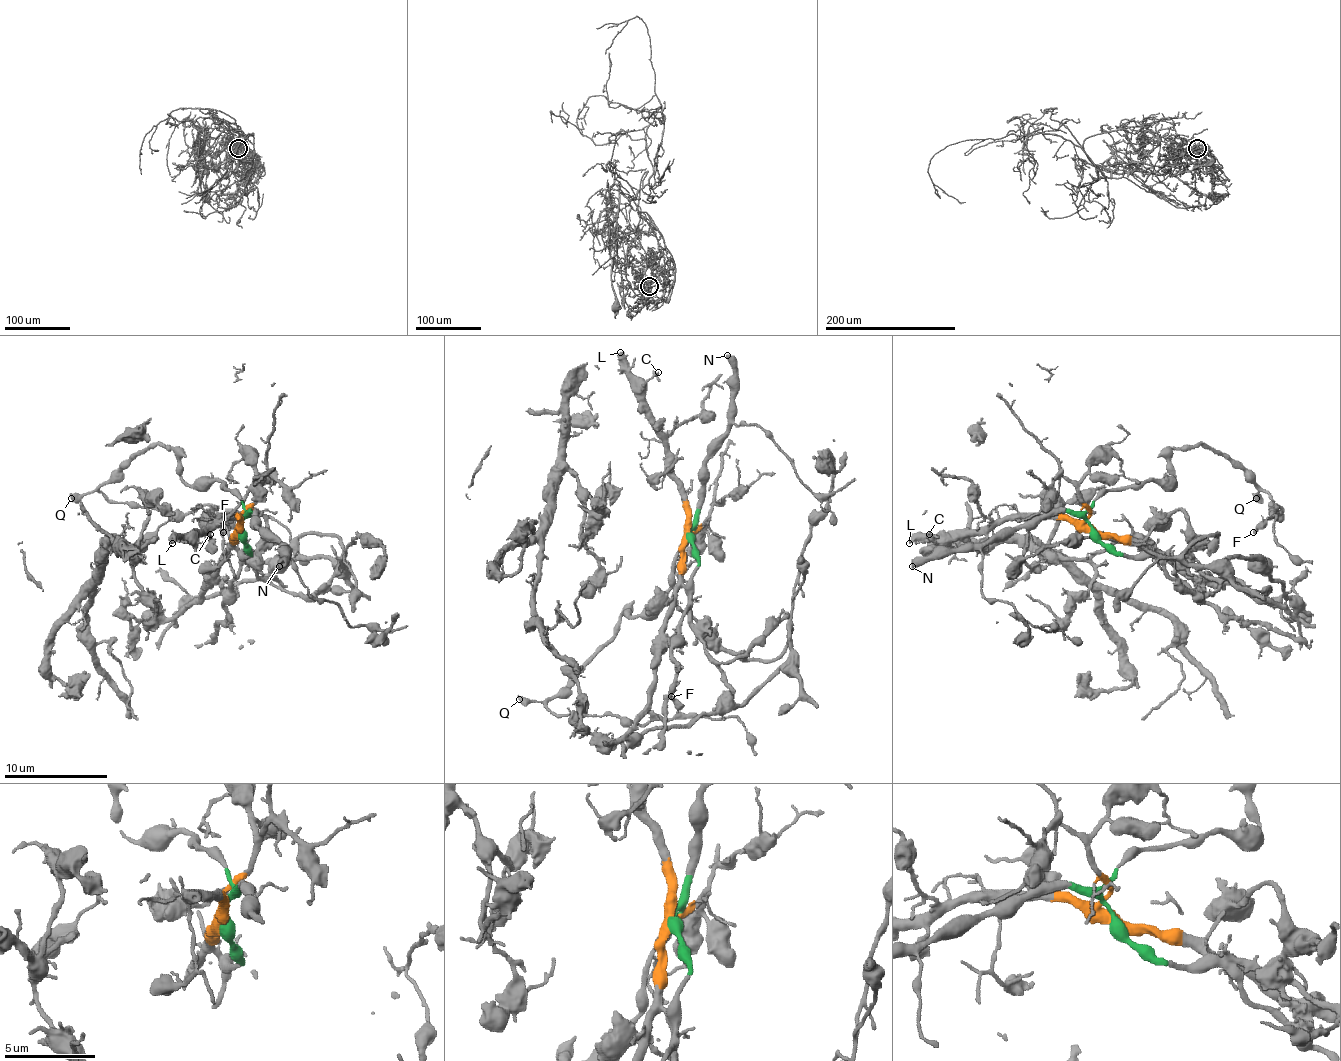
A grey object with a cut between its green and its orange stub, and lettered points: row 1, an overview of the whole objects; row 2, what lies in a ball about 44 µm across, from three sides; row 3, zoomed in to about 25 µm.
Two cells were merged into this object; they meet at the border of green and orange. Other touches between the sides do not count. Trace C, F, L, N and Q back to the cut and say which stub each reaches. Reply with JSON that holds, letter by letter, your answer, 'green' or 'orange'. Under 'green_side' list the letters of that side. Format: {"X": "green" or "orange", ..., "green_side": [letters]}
{"C": "orange", "F": "green", "L": "orange", "N": "green", "Q": "green", "green_side": ["F", "N", "Q"]}

